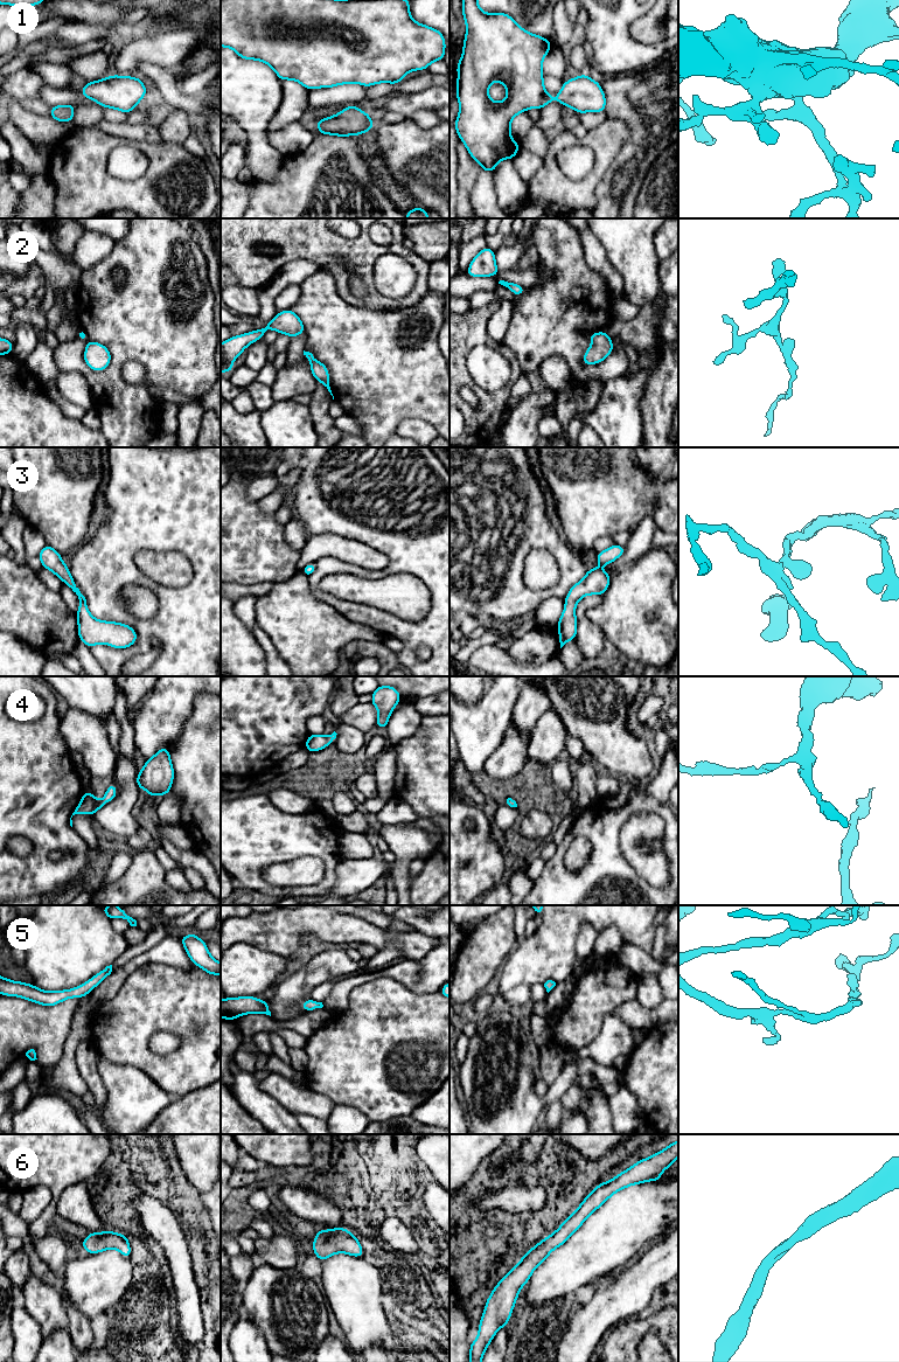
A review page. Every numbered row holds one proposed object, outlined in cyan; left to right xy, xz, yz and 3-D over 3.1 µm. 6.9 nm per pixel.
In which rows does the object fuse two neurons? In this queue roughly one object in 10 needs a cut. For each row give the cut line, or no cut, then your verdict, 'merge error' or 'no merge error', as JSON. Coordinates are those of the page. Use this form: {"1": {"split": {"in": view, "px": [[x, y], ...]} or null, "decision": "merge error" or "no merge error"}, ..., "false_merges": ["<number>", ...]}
{"1": {"split": null, "decision": "no merge error"}, "2": {"split": null, "decision": "no merge error"}, "3": {"split": null, "decision": "no merge error"}, "4": {"split": null, "decision": "no merge error"}, "5": {"split": null, "decision": "no merge error"}, "6": {"split": null, "decision": "no merge error"}, "false_merges": []}

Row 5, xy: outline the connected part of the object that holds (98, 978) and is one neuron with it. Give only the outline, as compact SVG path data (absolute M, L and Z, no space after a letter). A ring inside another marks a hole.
M112 965L106 966L95 977L89 979L85 984L77 986L72 989L64 989L57 992L46 992L34 985L26 982L12 981L0 977L0 994L8 996L20 996L26 1000L51 1007L69 998L81 999L90 993L96 986L98 986L107 975L112 972Z

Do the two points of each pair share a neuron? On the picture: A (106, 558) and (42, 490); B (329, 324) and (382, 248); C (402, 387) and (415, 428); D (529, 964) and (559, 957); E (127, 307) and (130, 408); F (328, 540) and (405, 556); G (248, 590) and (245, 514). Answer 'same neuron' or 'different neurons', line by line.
A: different neurons
B: different neurons
C: different neurons
D: same neuron
E: same neuron
F: different neurons
G: different neurons

